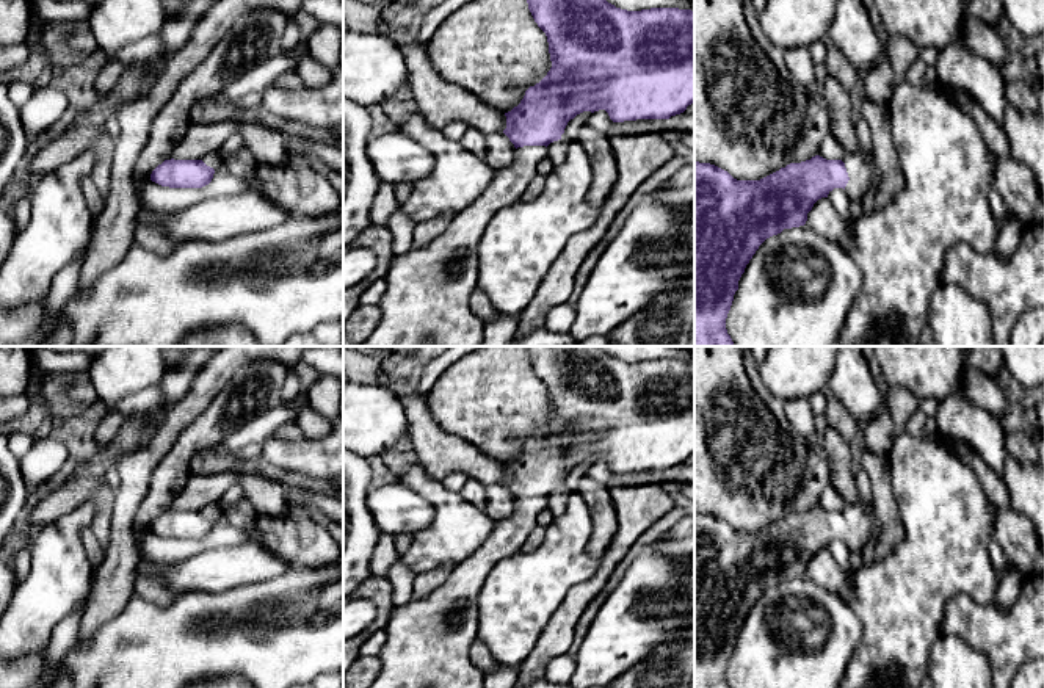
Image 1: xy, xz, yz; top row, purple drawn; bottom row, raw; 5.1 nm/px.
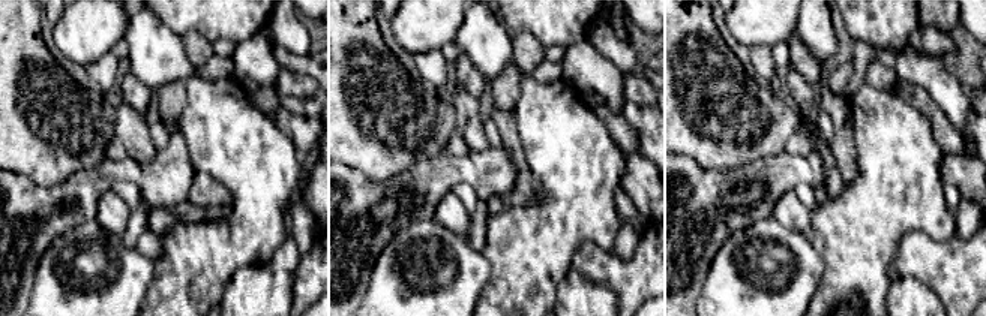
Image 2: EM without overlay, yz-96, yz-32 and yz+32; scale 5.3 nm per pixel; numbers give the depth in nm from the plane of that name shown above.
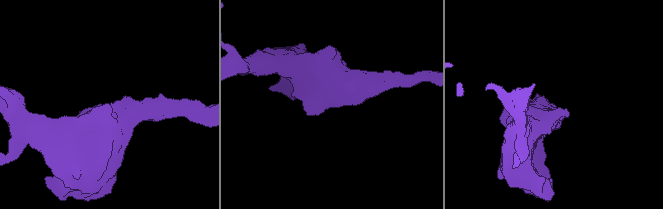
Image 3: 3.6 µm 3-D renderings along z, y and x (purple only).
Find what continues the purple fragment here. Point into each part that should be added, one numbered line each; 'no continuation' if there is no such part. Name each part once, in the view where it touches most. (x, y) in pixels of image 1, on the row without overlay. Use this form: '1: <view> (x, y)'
1: xz (428, 640)

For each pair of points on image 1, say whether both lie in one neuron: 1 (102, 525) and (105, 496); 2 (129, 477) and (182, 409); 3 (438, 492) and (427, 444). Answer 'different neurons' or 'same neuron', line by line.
1: same neuron
2: same neuron
3: different neurons

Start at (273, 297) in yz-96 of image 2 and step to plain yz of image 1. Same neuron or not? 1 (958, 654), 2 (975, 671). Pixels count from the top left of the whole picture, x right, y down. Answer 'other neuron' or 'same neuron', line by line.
1: same neuron
2: same neuron

